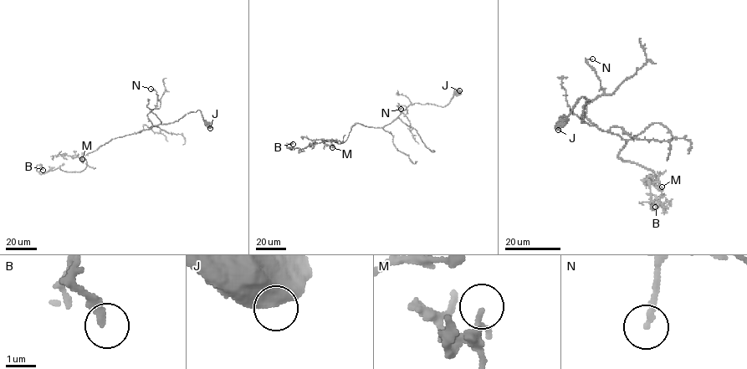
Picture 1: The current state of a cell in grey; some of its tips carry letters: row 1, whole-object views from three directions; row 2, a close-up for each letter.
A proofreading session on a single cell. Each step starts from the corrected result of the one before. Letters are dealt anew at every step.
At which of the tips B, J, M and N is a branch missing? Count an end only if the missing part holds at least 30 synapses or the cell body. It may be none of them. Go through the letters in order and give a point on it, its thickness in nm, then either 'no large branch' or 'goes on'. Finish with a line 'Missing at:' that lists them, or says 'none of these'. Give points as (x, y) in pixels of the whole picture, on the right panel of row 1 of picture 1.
B: at (655, 207); 240 nm thick; no large branch
J: at (558, 130); 700 nm thick; no large branch
M: at (662, 187); 140 nm thick; no large branch
N: at (592, 58); 190 nm thick; no large branch
Missing at: none of these

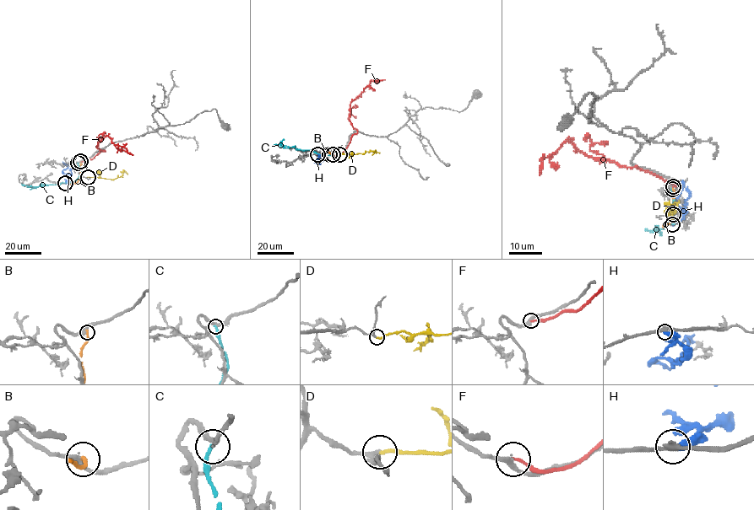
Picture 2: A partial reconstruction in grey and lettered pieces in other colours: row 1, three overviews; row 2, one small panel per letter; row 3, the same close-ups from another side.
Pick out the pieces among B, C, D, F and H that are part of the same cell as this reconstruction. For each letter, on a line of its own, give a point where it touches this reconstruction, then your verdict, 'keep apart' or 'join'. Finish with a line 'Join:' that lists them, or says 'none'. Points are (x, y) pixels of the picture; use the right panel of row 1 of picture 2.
B: (673, 187) | keep apart
C: (672, 189) | keep apart
D: (673, 214) | join
F: (673, 186) | keep apart
H: (672, 224) | keep apart
Join: D

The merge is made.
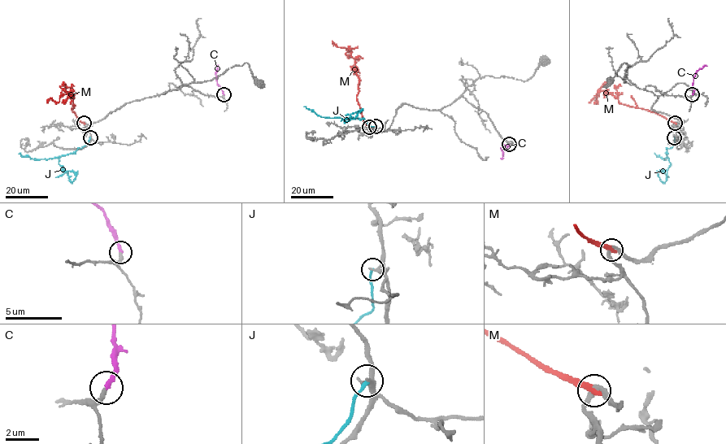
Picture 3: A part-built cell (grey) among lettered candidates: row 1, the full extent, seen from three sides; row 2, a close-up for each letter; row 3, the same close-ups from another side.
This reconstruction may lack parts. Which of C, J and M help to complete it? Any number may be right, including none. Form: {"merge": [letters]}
{"merge": ["C"]}

